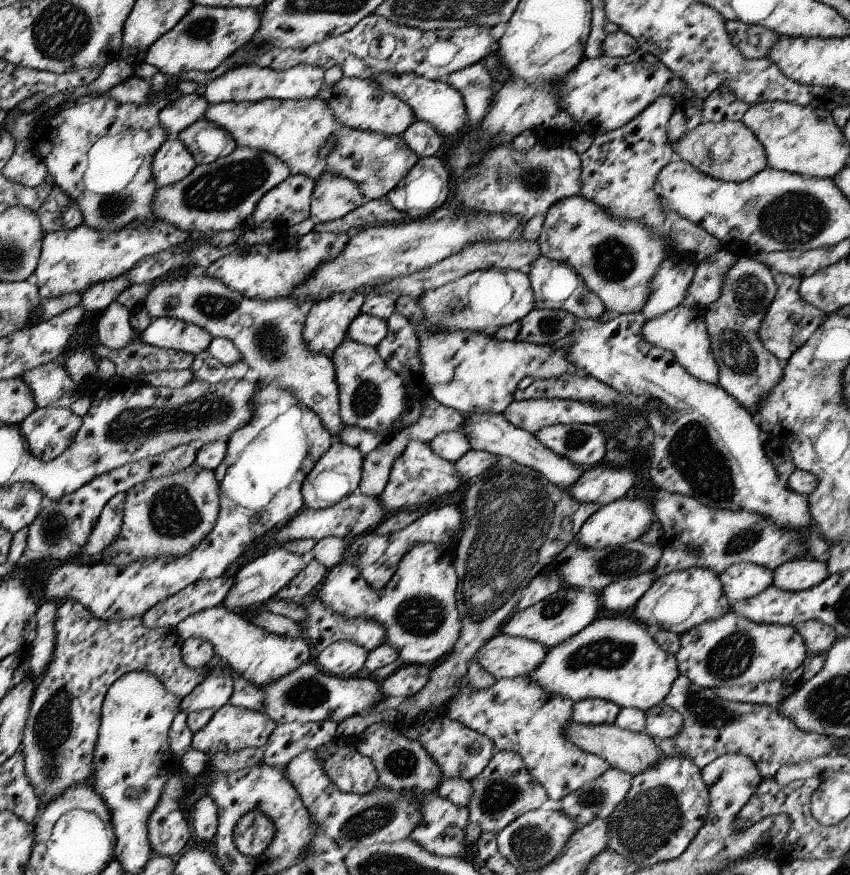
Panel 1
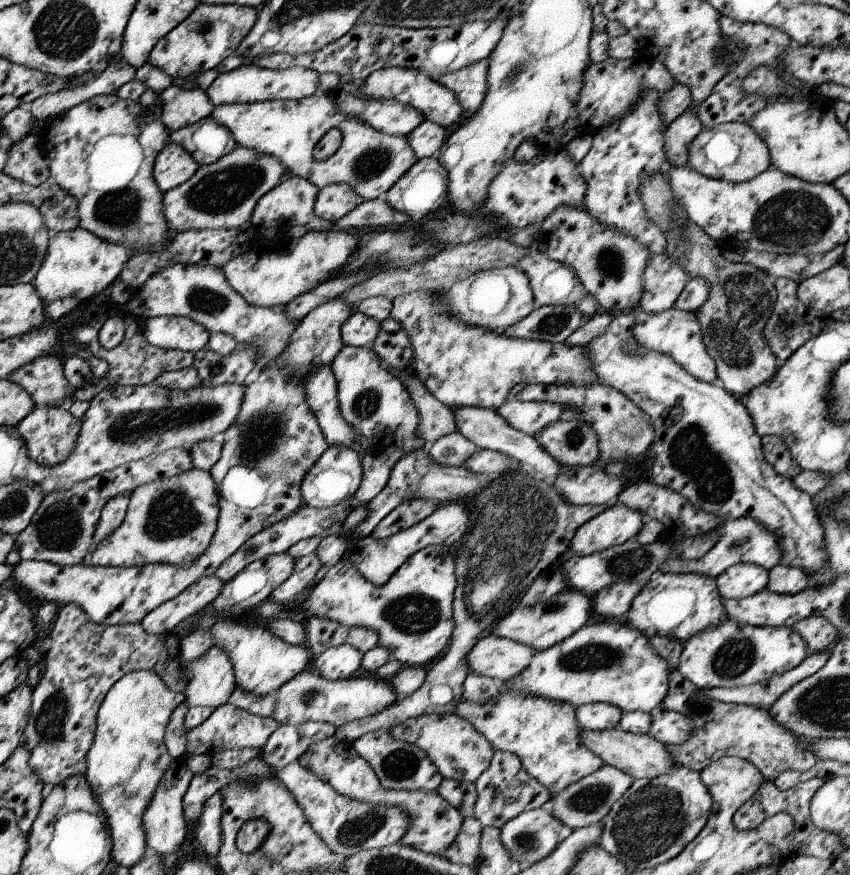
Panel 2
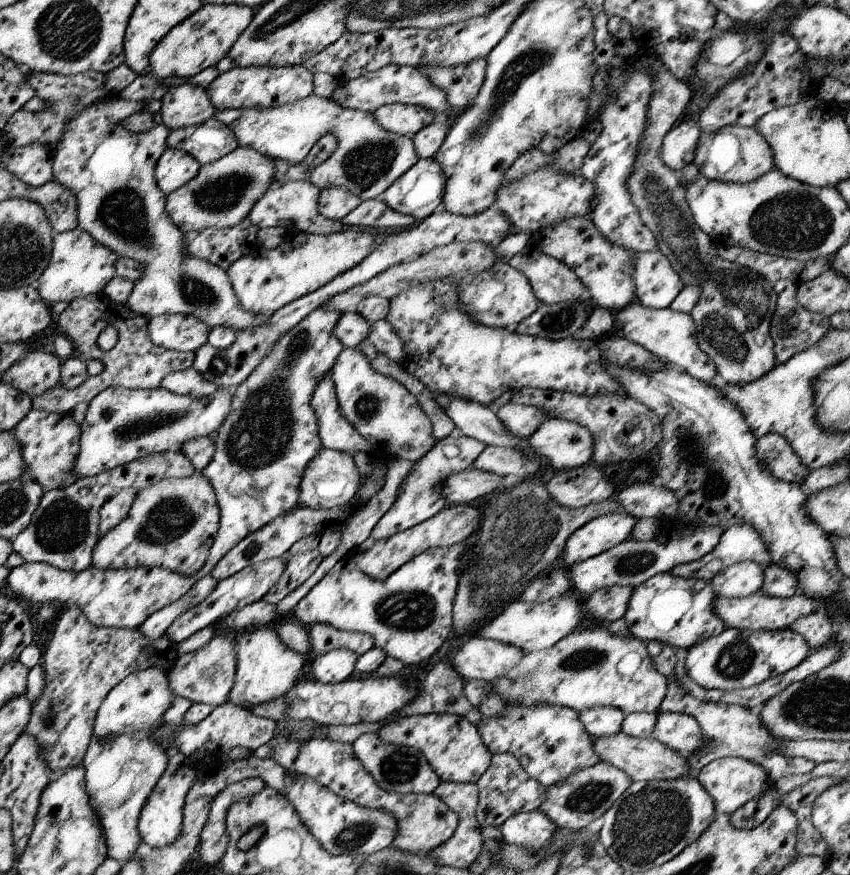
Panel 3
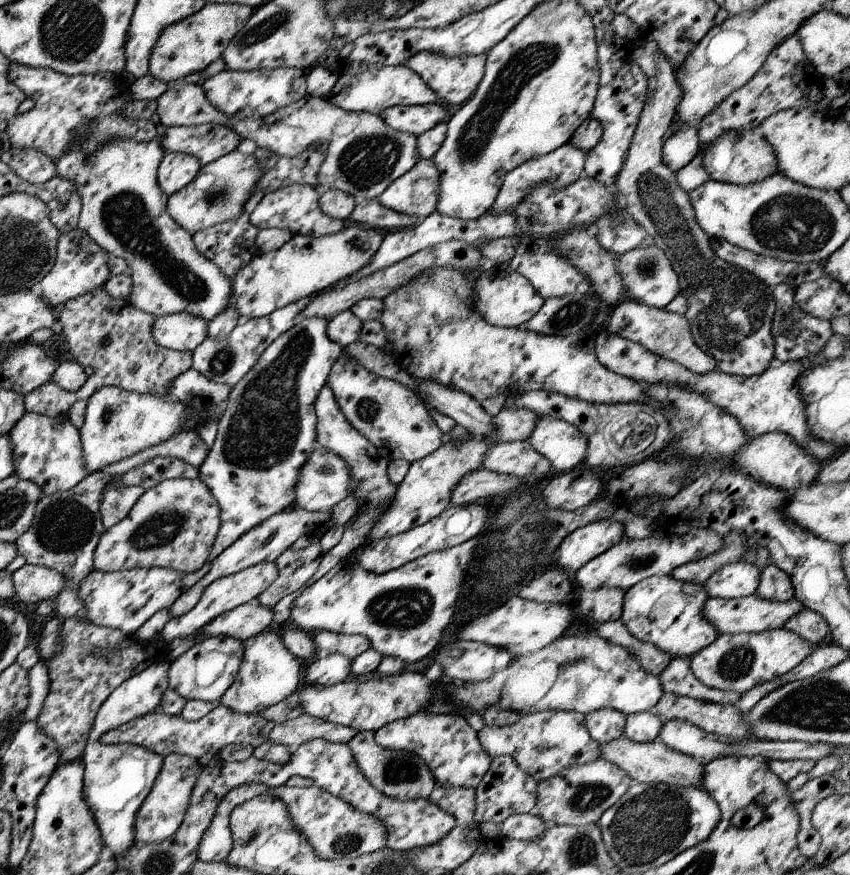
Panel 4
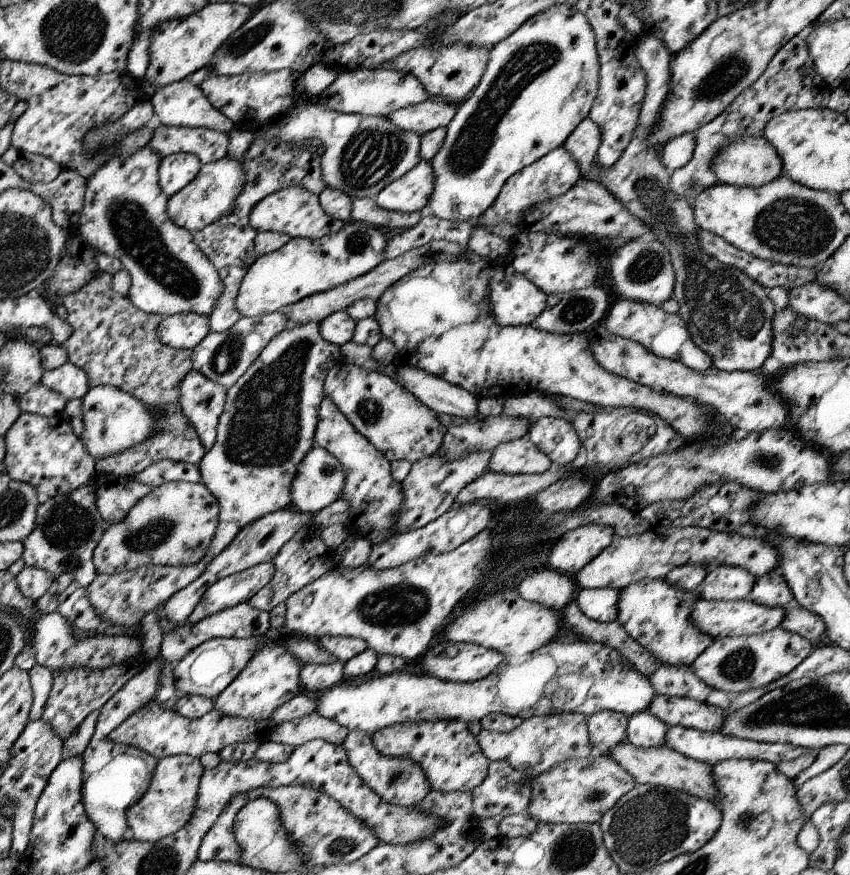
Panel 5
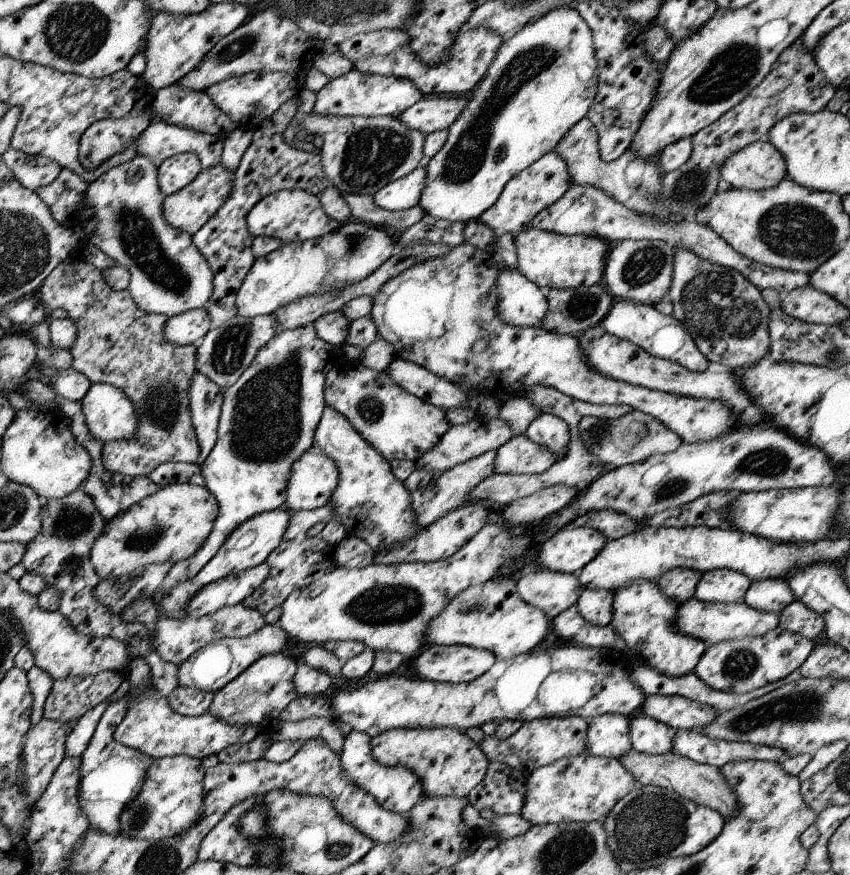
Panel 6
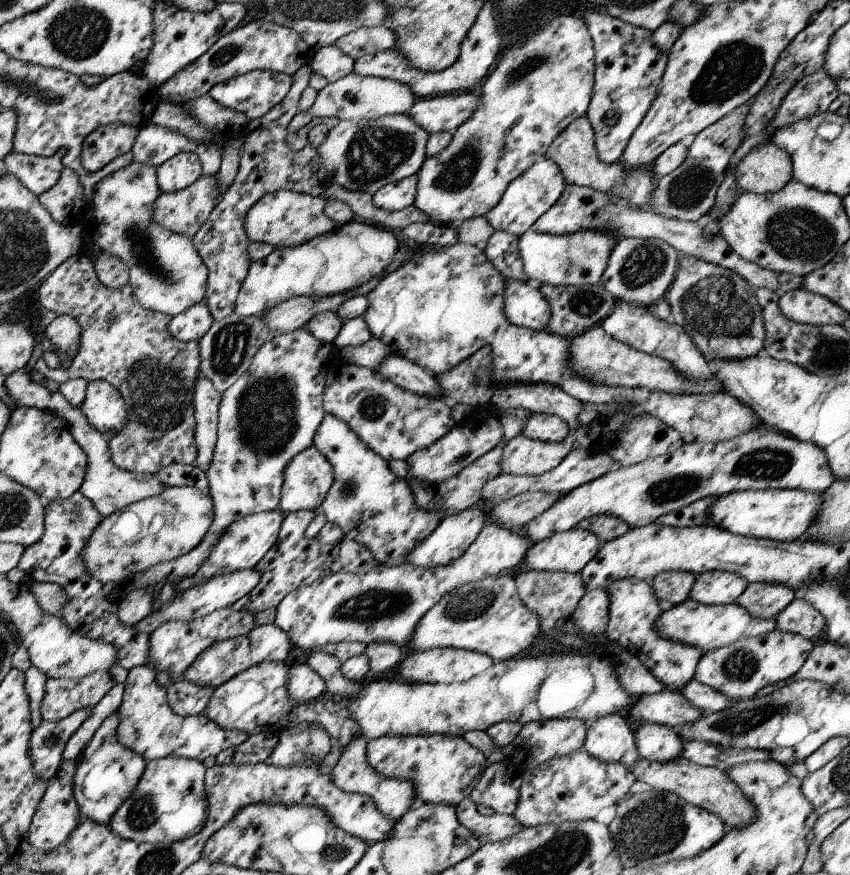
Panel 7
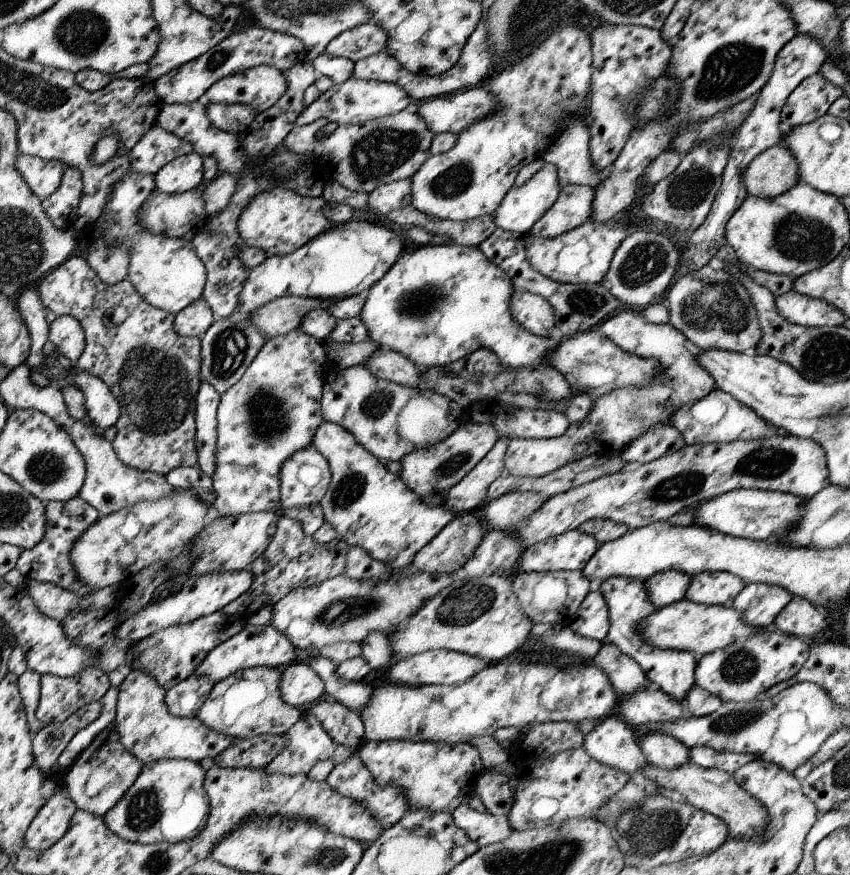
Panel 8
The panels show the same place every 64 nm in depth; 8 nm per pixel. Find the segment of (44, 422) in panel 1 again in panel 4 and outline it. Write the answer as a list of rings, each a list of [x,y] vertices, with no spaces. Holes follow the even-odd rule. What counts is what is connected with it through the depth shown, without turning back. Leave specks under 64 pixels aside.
[[[26,412],[8,435],[13,448],[14,474],[24,480],[34,481],[46,496],[69,491],[92,473],[85,463],[80,428],[74,426],[67,413],[47,417]]]

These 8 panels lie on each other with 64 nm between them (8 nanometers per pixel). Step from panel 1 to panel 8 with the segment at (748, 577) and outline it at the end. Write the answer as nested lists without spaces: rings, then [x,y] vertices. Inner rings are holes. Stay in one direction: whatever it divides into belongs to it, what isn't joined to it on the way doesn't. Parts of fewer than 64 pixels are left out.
[[[725,571],[702,572],[692,577],[685,599],[707,606],[732,607],[734,598],[742,592],[744,582]]]

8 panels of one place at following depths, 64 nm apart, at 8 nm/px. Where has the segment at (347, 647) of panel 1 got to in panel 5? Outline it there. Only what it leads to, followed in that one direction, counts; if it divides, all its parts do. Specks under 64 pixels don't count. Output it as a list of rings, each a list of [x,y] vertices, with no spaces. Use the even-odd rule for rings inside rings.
[[[321,659],[318,665],[305,665],[301,668],[300,684],[304,692],[313,695],[338,685],[344,674],[344,664],[334,659],[330,664]]]

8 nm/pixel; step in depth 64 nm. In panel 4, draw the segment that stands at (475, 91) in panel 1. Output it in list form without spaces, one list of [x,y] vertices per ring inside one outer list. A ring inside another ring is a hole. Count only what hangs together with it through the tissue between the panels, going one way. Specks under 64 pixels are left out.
[[[420,51],[405,60],[402,65],[417,72],[422,80],[437,94],[438,98],[444,96],[446,104],[456,106],[456,104],[463,105],[477,89],[485,73],[486,59],[486,53],[449,57],[434,51]]]

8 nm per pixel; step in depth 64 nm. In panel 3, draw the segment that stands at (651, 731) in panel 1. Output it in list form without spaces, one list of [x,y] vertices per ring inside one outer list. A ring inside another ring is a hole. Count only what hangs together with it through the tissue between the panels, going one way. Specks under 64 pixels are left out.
[[[658,711],[656,714],[656,726],[651,736],[667,747],[690,756],[707,744],[695,718],[680,713]]]

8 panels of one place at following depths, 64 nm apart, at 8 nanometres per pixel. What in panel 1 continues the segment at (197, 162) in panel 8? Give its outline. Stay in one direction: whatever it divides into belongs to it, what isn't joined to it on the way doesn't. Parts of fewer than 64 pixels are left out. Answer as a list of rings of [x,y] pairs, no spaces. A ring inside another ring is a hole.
[[[177,138],[168,140],[153,156],[153,175],[158,188],[162,188],[185,179],[196,167],[192,153]]]

